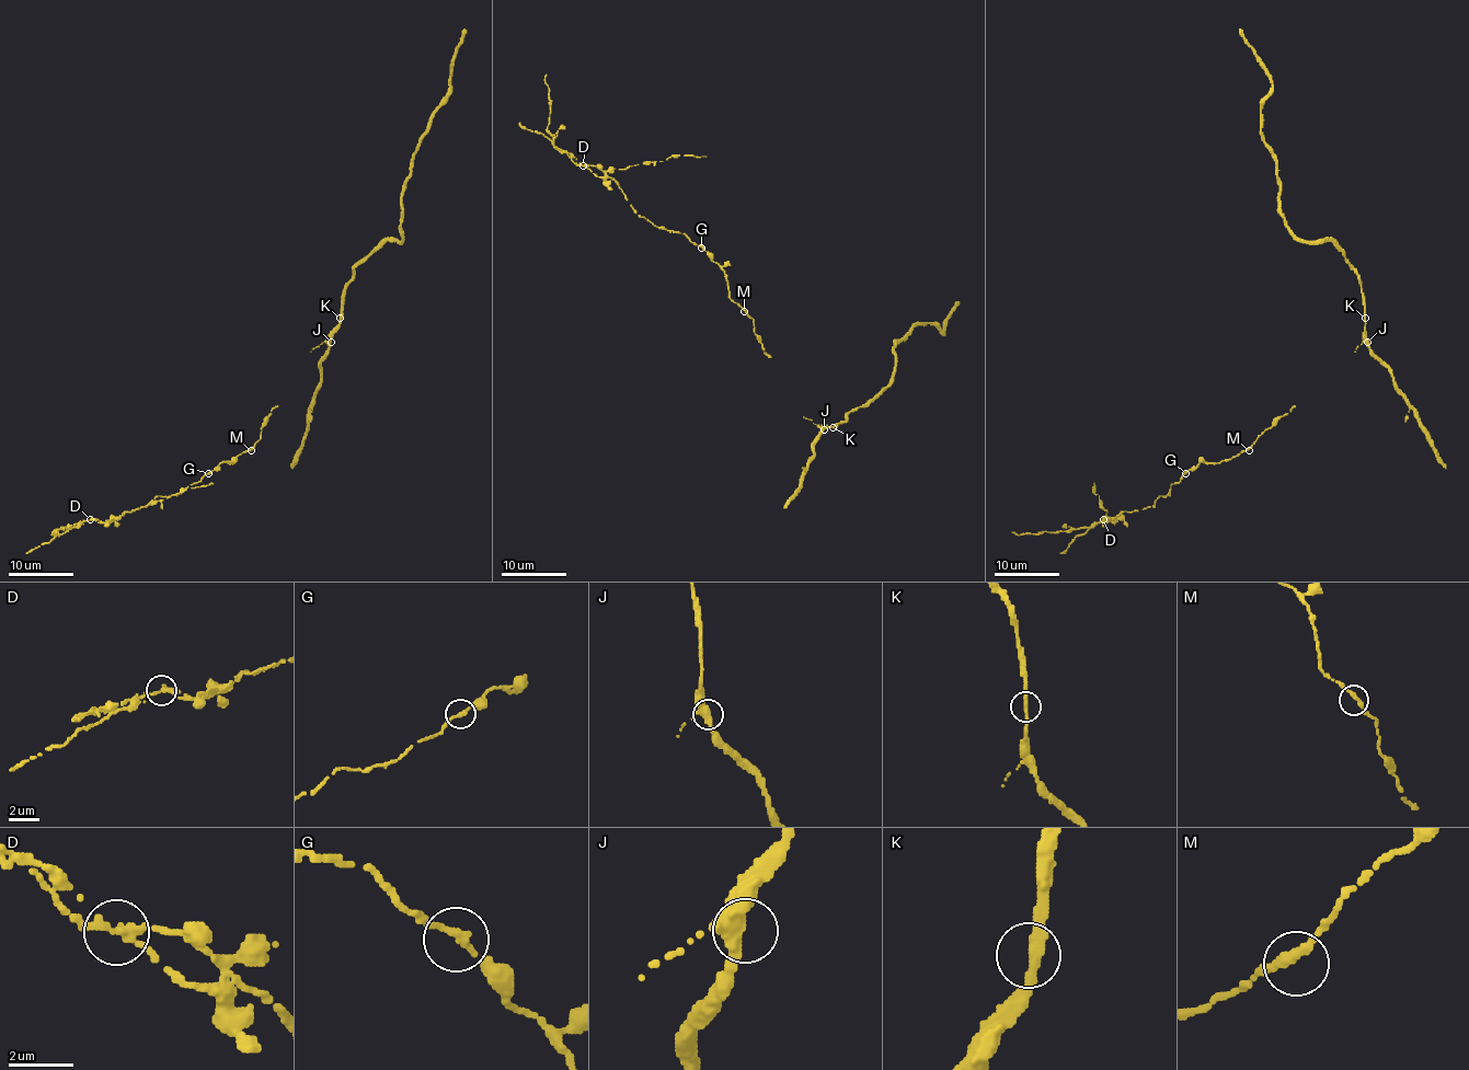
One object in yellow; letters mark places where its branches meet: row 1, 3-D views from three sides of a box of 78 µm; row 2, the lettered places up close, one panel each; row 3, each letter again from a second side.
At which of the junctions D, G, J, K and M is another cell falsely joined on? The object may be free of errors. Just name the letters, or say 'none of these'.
D

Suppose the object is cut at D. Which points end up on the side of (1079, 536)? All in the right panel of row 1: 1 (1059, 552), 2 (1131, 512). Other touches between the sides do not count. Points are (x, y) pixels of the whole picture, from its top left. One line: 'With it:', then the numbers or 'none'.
With it: 1, 2

